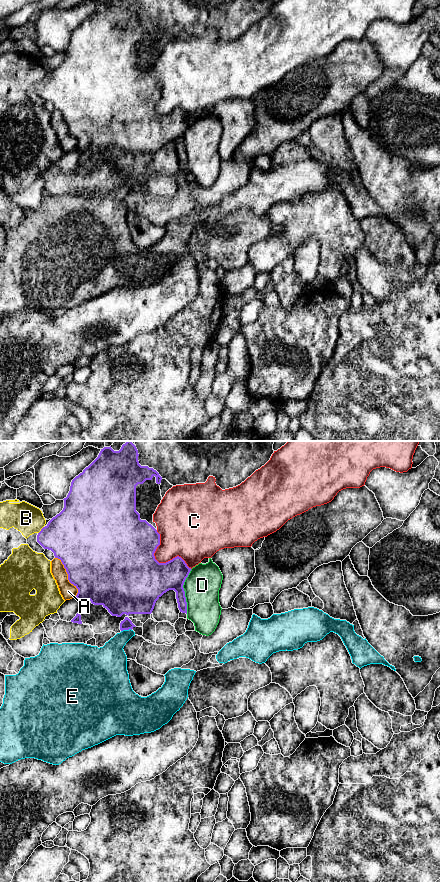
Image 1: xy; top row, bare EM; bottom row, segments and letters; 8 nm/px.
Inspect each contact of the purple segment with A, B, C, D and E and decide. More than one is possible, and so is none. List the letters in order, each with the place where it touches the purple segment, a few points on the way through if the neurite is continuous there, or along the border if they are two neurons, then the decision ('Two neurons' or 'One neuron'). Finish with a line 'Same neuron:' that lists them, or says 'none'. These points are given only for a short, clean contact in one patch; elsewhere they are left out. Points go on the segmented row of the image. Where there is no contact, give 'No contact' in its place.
A: Touches purple at xy (68, 576). Two neurons
B: Touches purple at xy (41, 530). Two neurons
C: Touches purple at xy (160, 563). Two neurons
D: Touches purple at xy (184, 591). Boundary: xy (191, 569), (183, 585), (186, 613). Two neurons
E: Touches purple at xy (126, 629). Boundary: xy (131, 629), (123, 629), (121, 631). Two neurons
Same neuron: none

